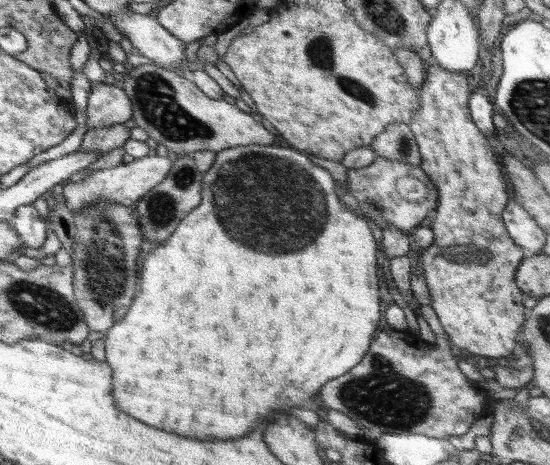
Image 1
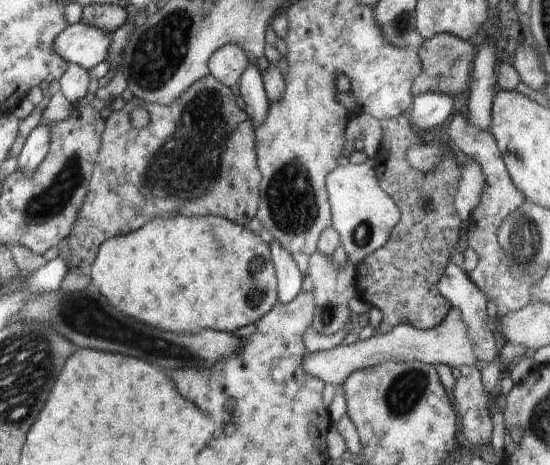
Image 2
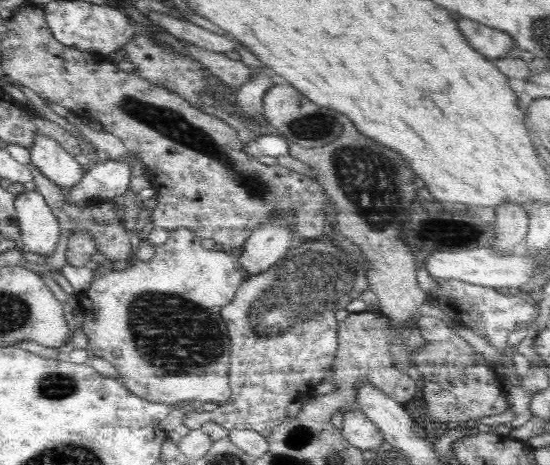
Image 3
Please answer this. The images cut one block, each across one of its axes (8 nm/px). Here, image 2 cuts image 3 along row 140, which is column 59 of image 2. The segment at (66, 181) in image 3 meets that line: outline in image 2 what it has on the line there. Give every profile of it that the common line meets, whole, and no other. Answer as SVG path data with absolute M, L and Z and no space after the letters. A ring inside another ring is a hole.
M82 21L68 25L55 40L55 53L69 63L89 70L107 60L111 35Z

